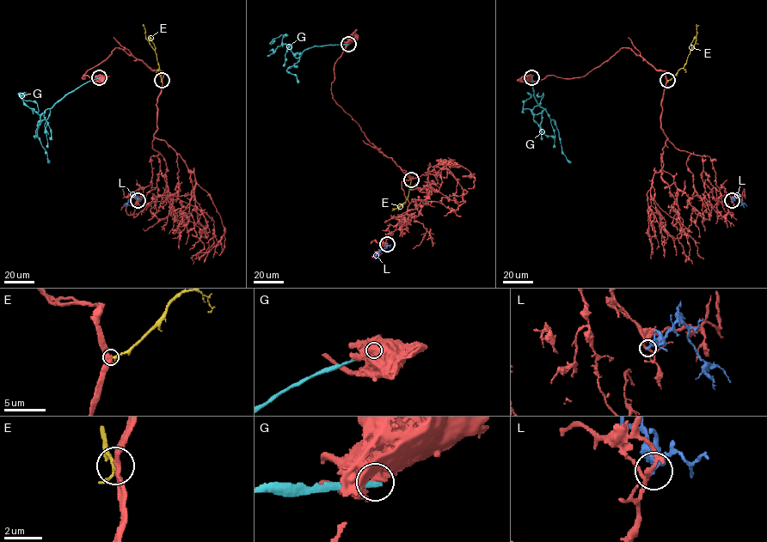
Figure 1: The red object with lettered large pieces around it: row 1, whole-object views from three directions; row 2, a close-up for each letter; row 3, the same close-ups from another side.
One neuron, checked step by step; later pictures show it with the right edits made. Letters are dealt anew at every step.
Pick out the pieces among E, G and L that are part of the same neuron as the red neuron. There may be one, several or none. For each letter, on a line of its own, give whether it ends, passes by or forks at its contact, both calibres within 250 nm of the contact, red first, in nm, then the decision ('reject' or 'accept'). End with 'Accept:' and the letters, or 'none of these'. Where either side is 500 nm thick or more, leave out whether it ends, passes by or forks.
E: it passes by; calibres 320 and 190 nm; reject
G: calibres 750 and 380 nm; reject
L: it ends; calibres 200 and 340 nm; reject
Accept: none of these

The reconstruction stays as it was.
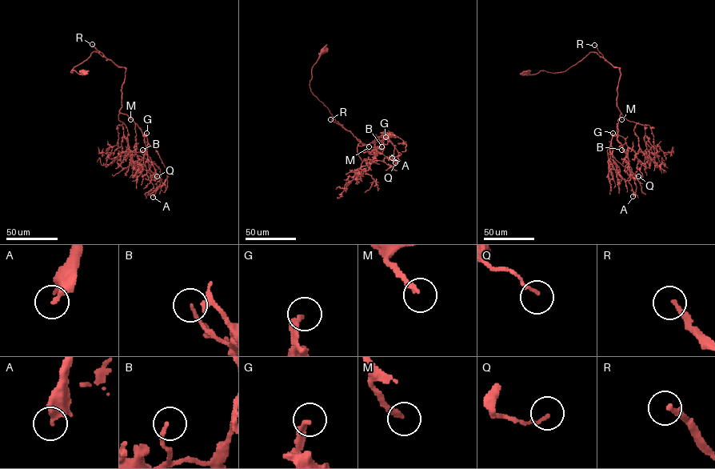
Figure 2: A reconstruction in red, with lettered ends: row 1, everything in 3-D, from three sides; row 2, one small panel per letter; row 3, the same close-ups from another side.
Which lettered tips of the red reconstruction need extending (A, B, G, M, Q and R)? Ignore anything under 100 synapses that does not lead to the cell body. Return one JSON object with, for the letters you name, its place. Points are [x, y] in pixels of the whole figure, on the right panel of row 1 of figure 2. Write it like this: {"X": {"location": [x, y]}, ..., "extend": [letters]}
{"M": {"location": [621, 119]}, "R": {"location": [594, 45]}, "extend": ["M", "R"]}

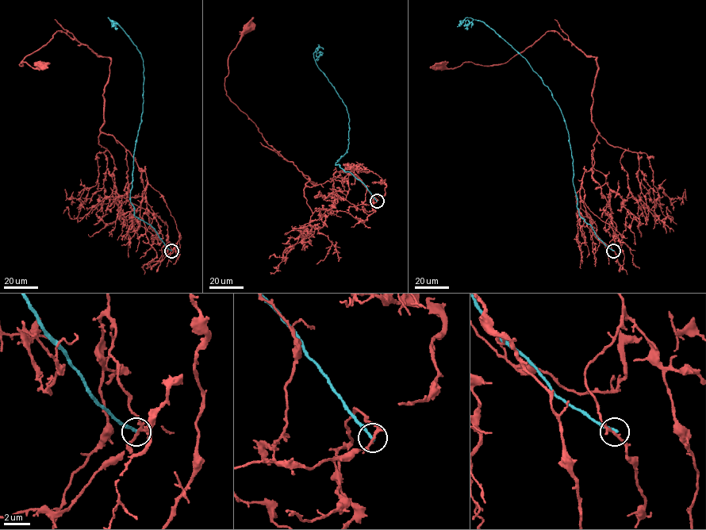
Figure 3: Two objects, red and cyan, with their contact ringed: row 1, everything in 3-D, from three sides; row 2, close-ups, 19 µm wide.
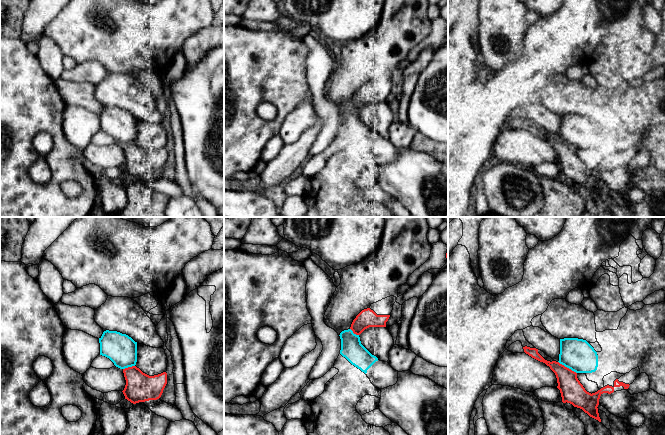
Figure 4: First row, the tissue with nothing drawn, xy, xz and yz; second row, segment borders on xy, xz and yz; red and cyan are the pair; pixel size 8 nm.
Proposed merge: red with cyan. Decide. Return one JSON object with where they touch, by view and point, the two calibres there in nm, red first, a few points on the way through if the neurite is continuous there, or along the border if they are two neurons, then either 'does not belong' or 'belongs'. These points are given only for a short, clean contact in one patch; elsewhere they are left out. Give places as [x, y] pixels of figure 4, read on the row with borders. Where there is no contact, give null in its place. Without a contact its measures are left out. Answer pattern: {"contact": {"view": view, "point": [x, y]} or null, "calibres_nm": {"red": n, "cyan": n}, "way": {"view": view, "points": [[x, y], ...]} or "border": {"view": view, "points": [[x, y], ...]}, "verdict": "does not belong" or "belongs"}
{"contact": {"view": "yz", "point": [566, 367]}, "calibres_nm": {"red": 190, "cyan": 260}, "border": {"view": "yz", "points": [[558, 361], [576, 373]]}, "verdict": "does not belong"}

